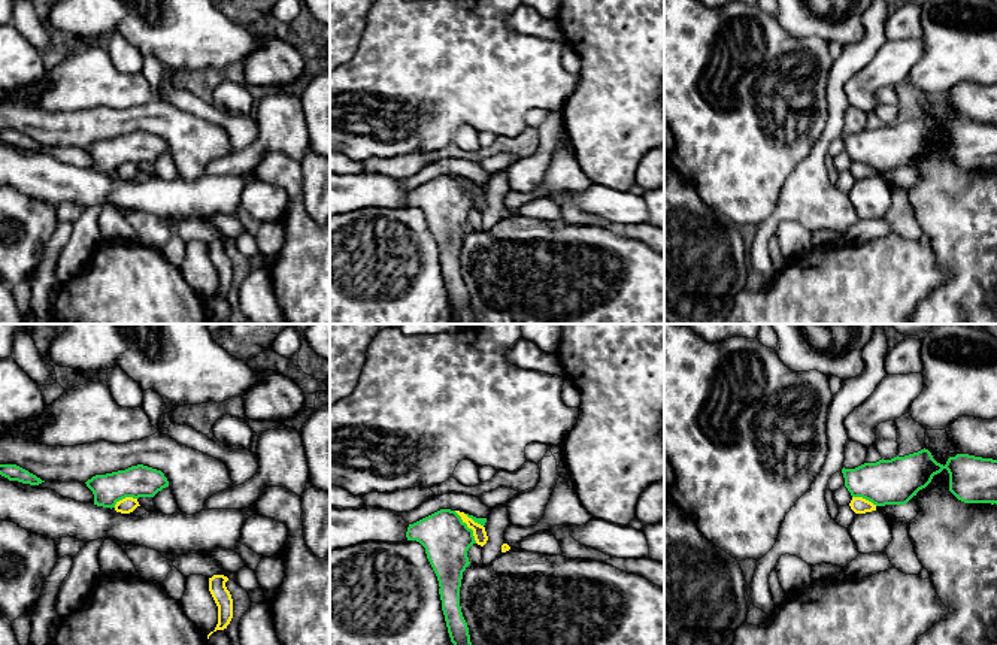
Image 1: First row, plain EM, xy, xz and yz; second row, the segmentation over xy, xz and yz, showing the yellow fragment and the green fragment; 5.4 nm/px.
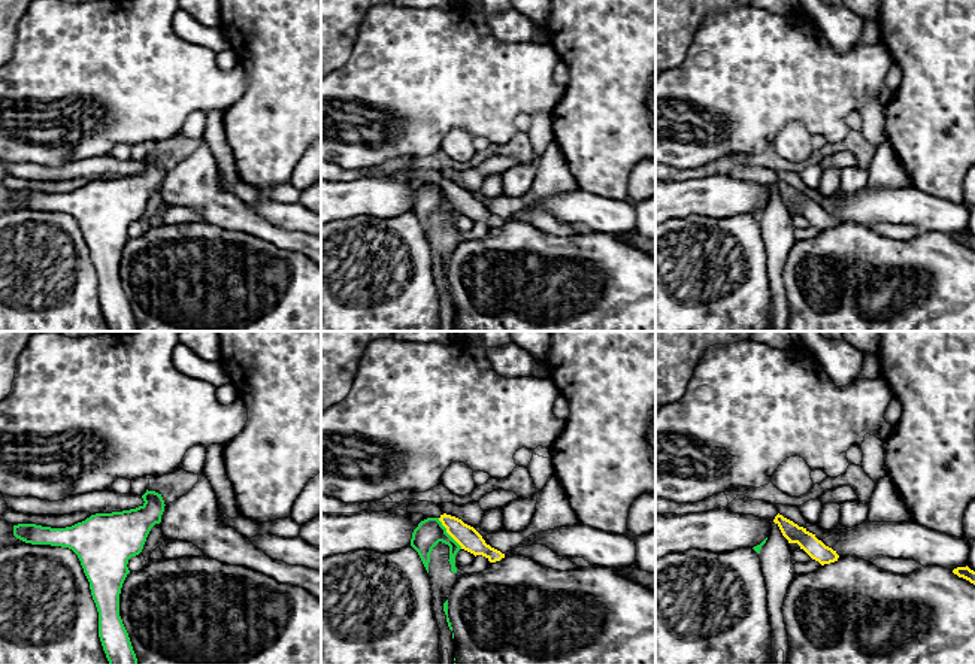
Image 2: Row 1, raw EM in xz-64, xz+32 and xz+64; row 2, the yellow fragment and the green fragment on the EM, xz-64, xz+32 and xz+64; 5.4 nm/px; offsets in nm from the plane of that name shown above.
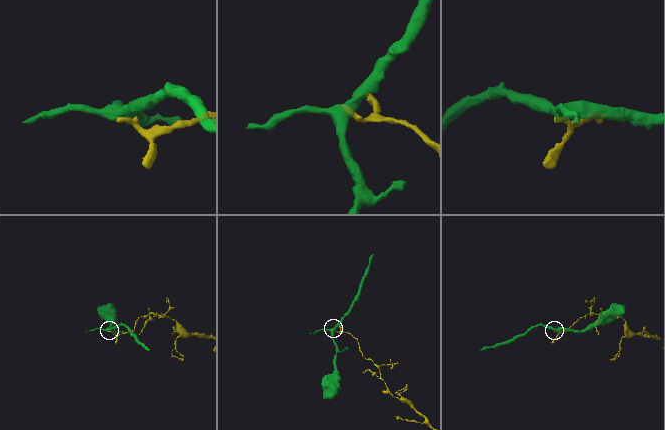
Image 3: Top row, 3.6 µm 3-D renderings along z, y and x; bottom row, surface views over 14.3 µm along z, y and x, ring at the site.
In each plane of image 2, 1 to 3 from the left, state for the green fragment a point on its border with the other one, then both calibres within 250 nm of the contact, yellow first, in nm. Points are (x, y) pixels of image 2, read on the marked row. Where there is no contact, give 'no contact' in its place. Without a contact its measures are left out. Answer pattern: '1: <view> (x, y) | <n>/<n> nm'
1: no contact
2: xz+32 (447, 531) | 120/150 nm
3: no contact

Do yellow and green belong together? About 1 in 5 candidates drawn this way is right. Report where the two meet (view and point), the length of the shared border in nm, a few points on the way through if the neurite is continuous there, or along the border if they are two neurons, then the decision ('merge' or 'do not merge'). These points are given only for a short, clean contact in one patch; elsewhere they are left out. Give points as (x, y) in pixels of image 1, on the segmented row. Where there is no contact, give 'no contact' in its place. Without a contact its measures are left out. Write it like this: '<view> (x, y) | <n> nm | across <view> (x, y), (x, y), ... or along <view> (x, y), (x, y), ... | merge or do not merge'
xz (469, 527) | 220 nm | along xz (454, 511), (472, 530), (476, 542) | do not merge

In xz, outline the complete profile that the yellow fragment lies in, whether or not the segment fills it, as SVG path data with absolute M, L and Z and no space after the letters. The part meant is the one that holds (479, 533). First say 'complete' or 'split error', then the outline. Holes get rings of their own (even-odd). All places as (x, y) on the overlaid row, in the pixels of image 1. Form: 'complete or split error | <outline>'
complete | M455 511L455 512L461 517L463 523L466 523L467 527L473 530L473 536L475 536L476 543L484 546L487 543L487 540L488 540L485 527L478 524L478 523L475 523L464 512L460 512L460 511Z

